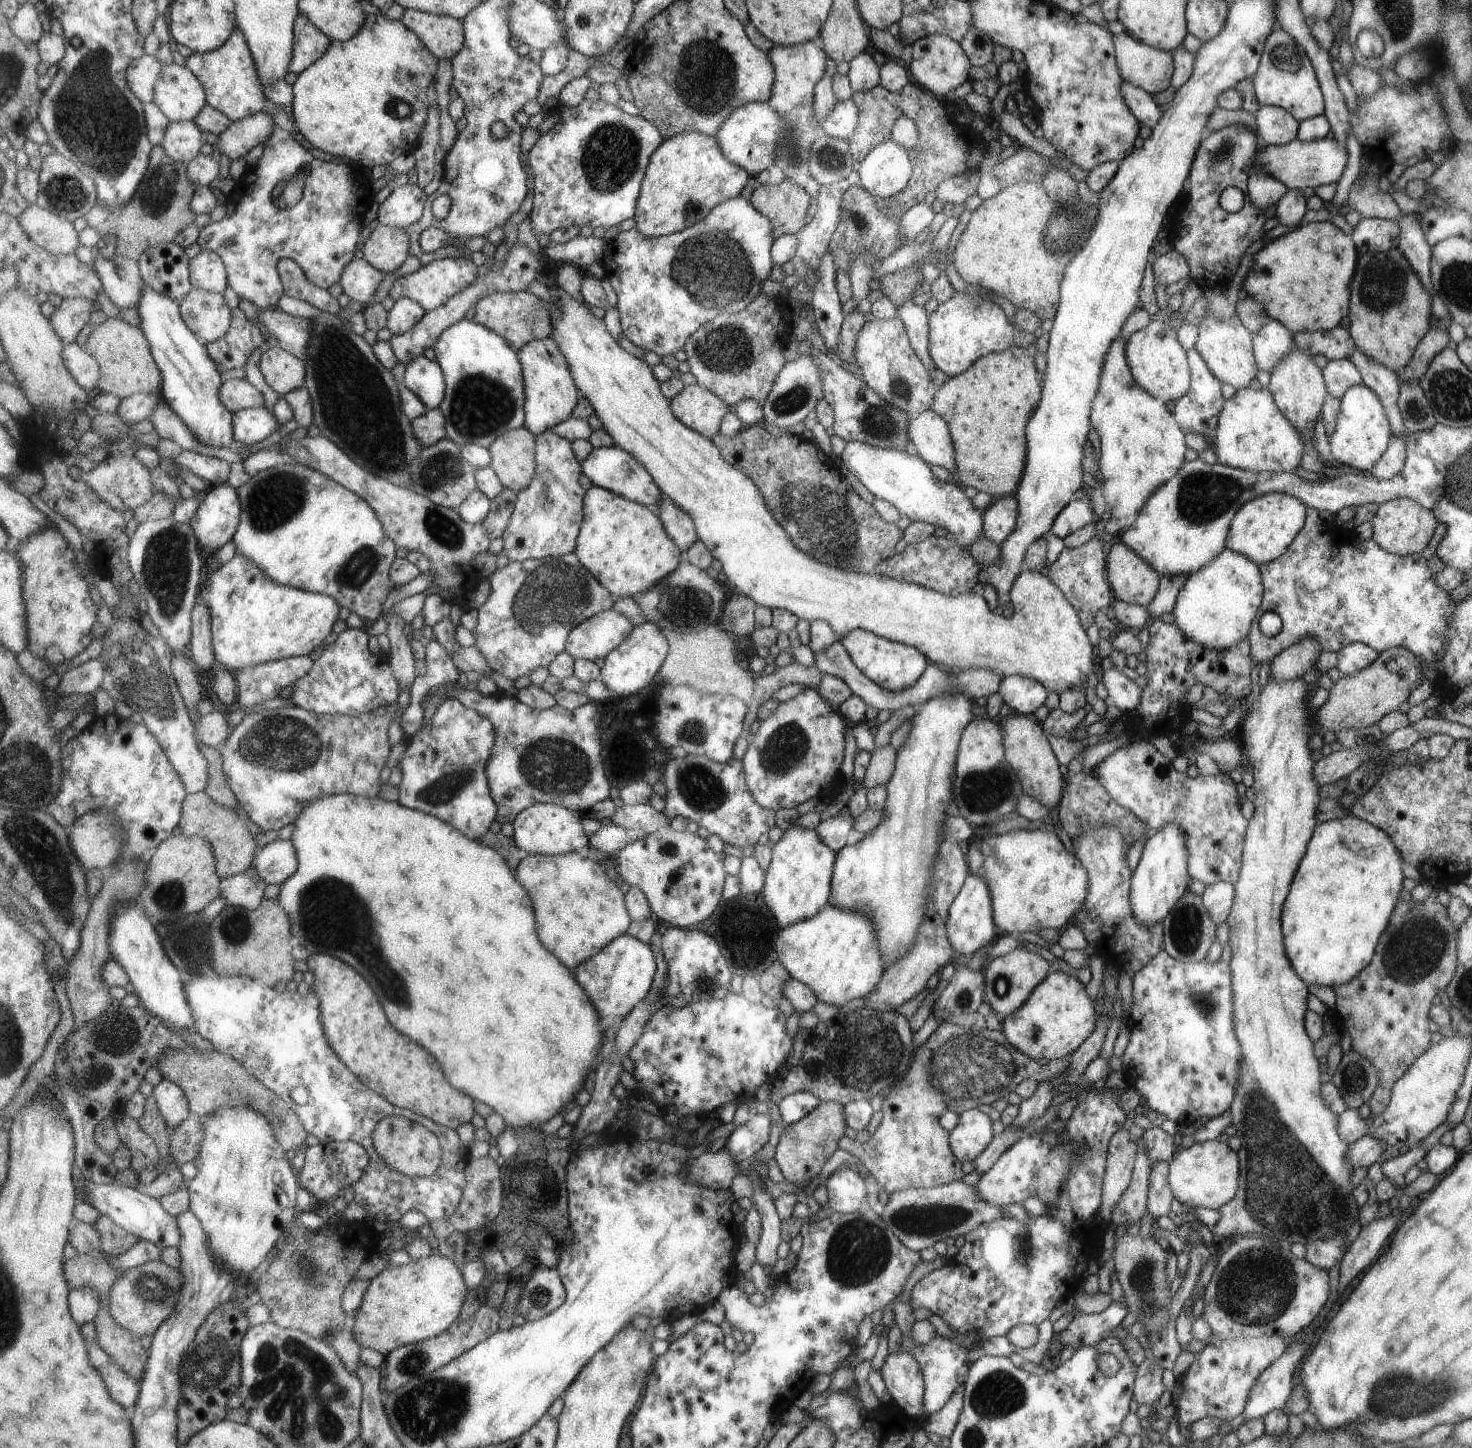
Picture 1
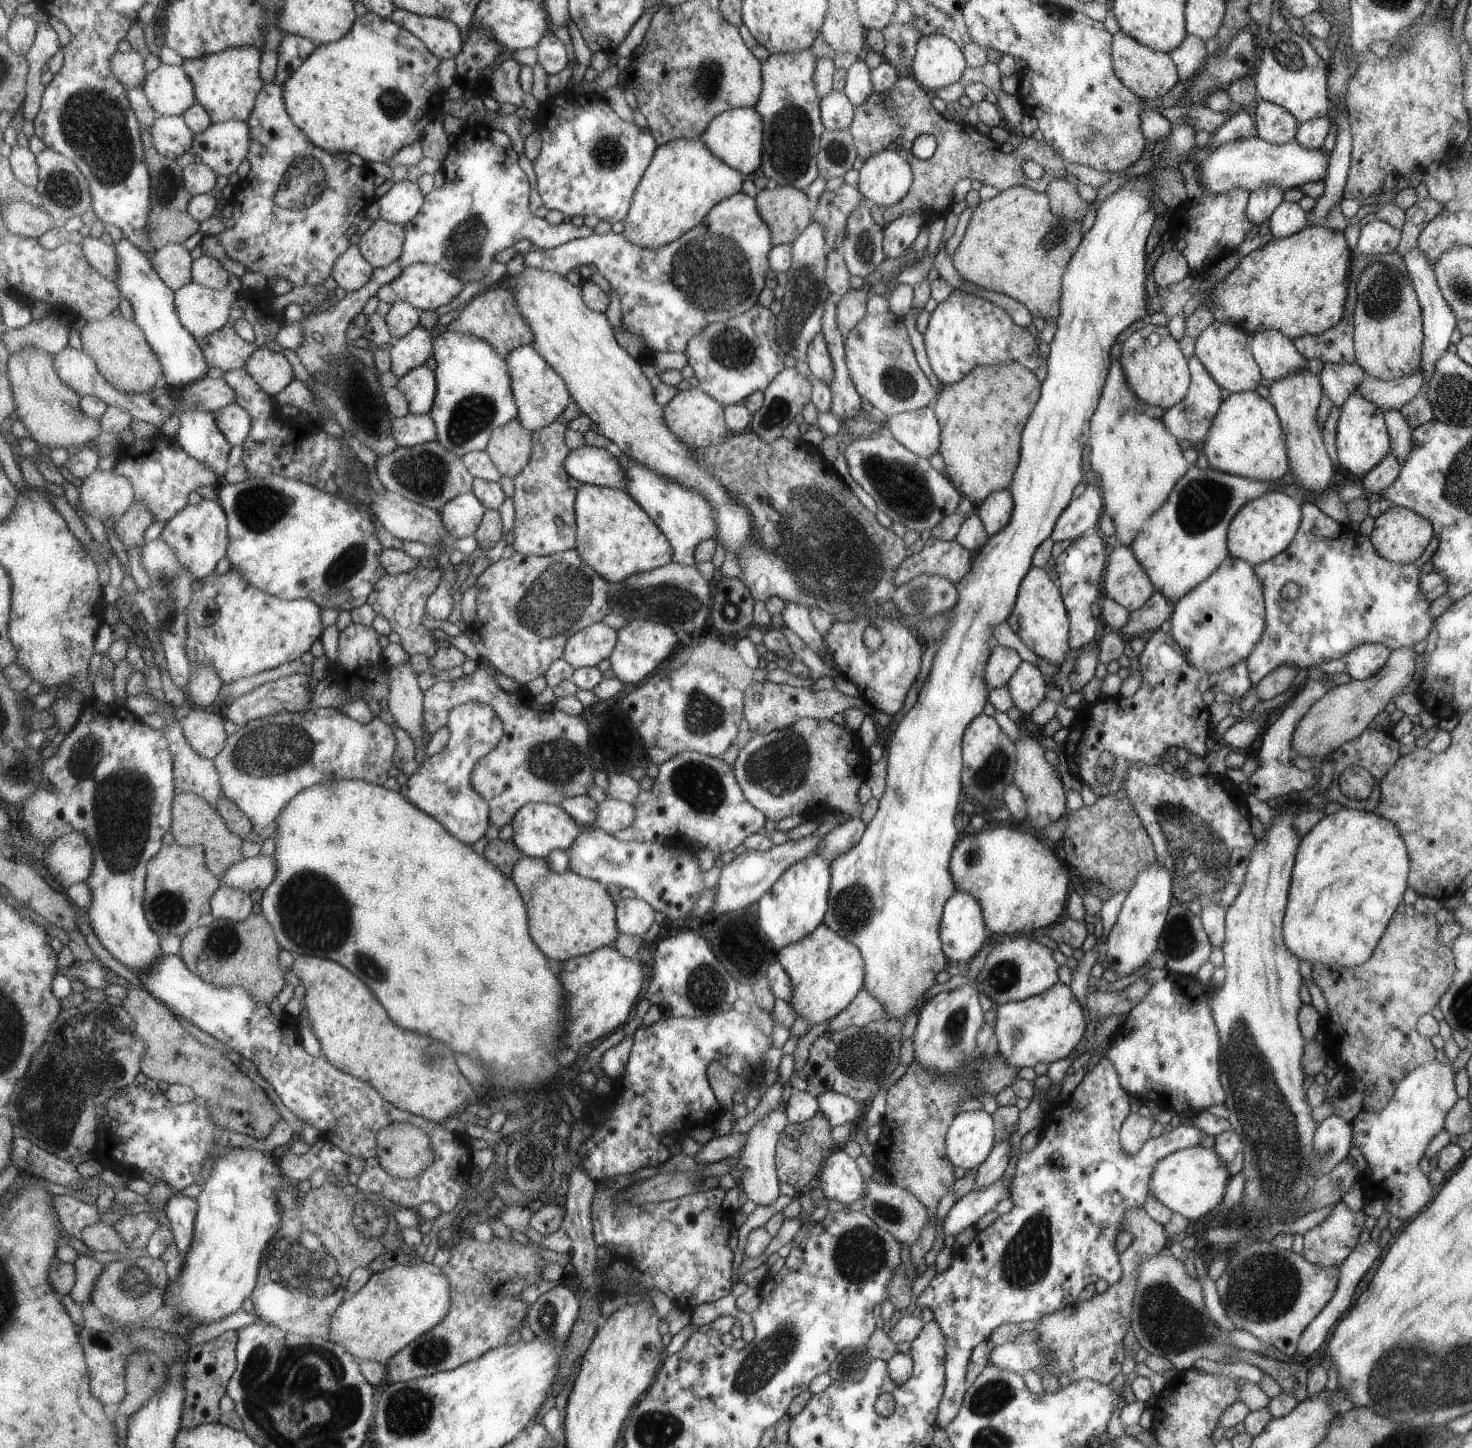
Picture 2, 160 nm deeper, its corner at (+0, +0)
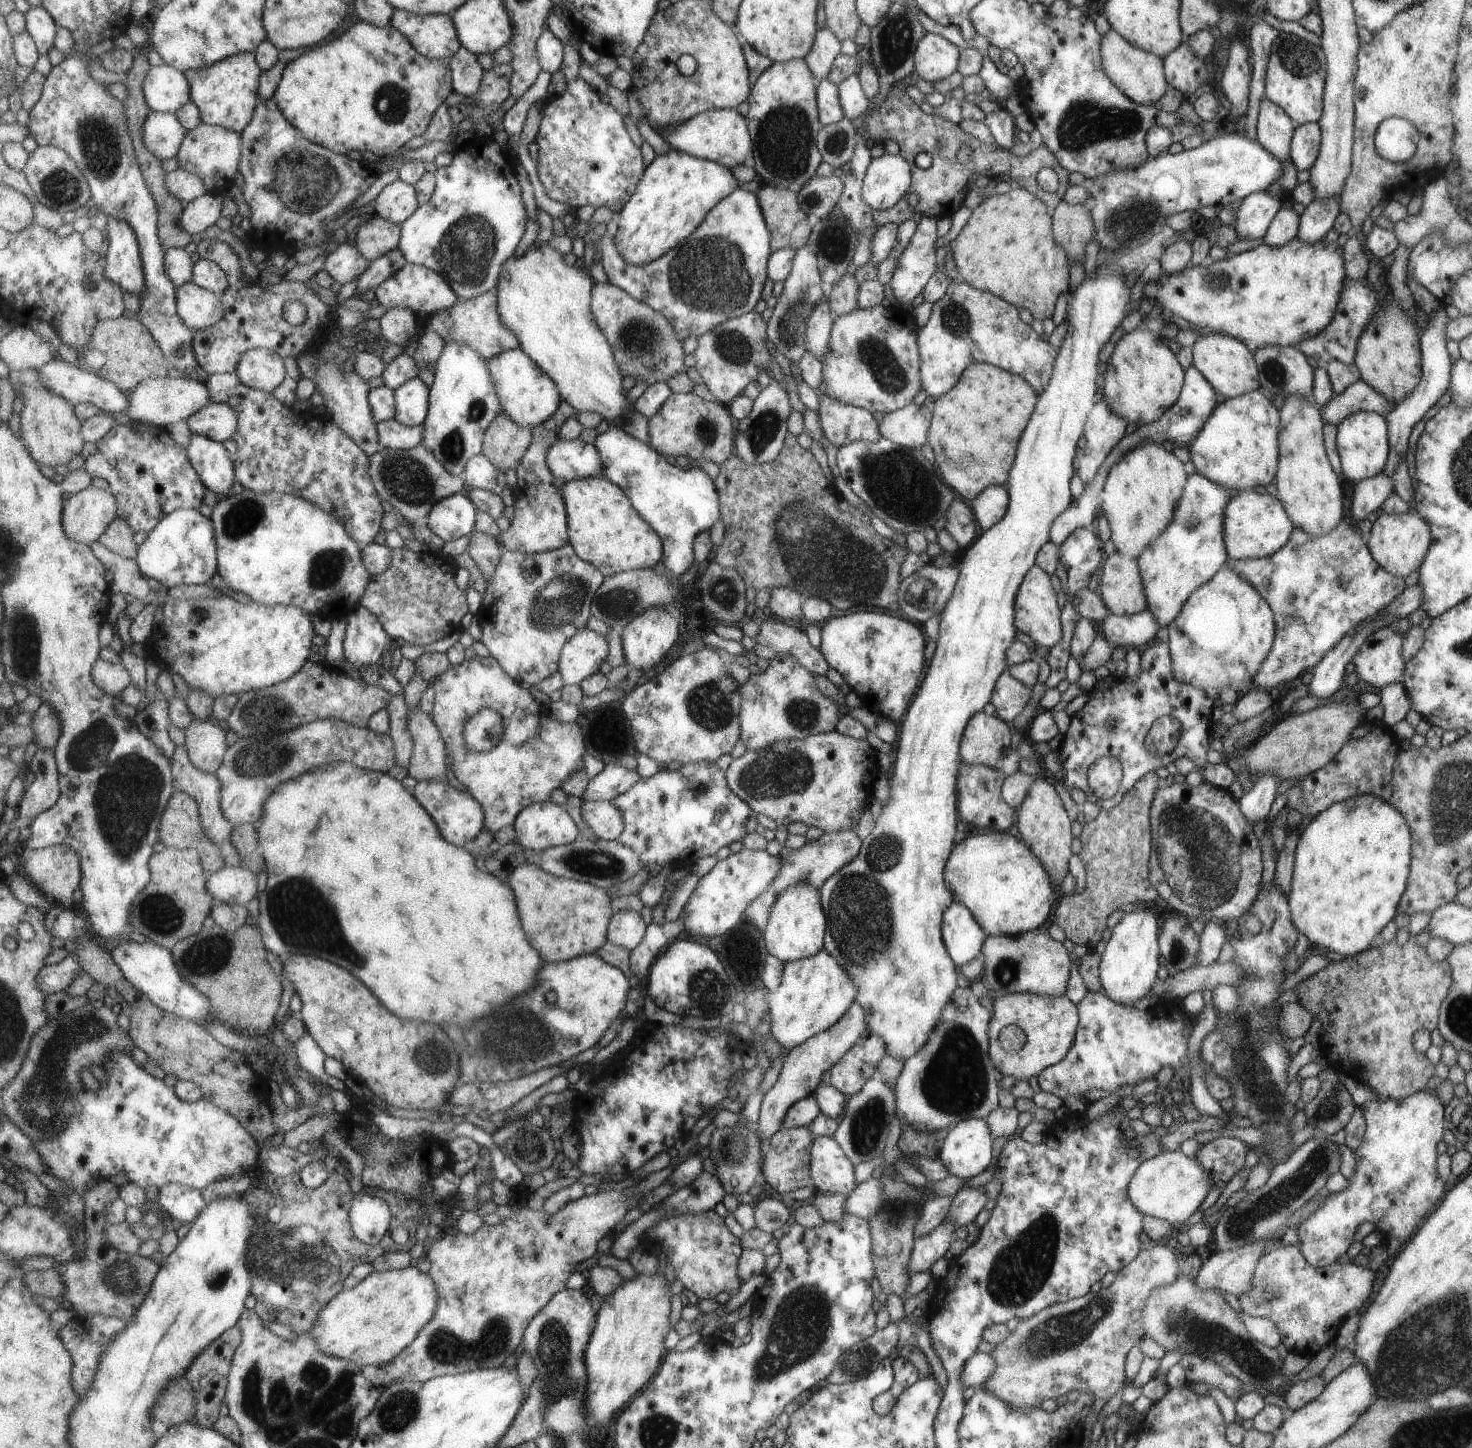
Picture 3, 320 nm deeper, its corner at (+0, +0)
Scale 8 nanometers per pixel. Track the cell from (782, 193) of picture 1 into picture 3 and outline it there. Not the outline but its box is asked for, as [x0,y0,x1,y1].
[757,183,809,250]

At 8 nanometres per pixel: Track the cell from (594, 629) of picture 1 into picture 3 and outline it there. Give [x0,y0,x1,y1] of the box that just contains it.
[560,629,611,685]

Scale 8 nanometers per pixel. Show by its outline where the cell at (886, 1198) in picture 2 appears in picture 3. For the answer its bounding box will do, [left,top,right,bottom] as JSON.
[843,1176,881,1219]

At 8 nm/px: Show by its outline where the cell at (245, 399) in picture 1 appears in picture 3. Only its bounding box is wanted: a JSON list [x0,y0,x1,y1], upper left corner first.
[125,376,213,427]

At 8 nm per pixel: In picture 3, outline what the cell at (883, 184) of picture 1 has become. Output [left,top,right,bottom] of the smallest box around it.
[860,153,910,210]

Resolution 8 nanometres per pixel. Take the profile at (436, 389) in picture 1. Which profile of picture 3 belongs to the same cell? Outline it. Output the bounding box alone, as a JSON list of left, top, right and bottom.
[396,376,430,426]

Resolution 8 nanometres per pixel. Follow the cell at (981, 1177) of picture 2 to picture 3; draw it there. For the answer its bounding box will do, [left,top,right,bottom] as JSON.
[944,1186,986,1229]

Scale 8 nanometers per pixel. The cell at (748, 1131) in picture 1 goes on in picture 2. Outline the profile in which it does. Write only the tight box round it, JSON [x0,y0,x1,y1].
[694,1134,746,1164]

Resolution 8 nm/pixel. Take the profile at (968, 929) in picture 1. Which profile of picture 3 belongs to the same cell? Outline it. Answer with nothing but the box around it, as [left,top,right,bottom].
[941,902,985,967]

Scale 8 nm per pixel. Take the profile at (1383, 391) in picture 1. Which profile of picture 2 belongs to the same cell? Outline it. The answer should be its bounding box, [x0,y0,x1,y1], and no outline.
[1382,410,1412,466]

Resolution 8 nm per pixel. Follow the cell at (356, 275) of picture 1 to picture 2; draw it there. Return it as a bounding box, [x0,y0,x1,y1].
[332,244,374,291]

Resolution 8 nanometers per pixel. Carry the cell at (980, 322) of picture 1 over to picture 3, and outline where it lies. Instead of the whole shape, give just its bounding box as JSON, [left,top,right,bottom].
[918,278,1057,399]

